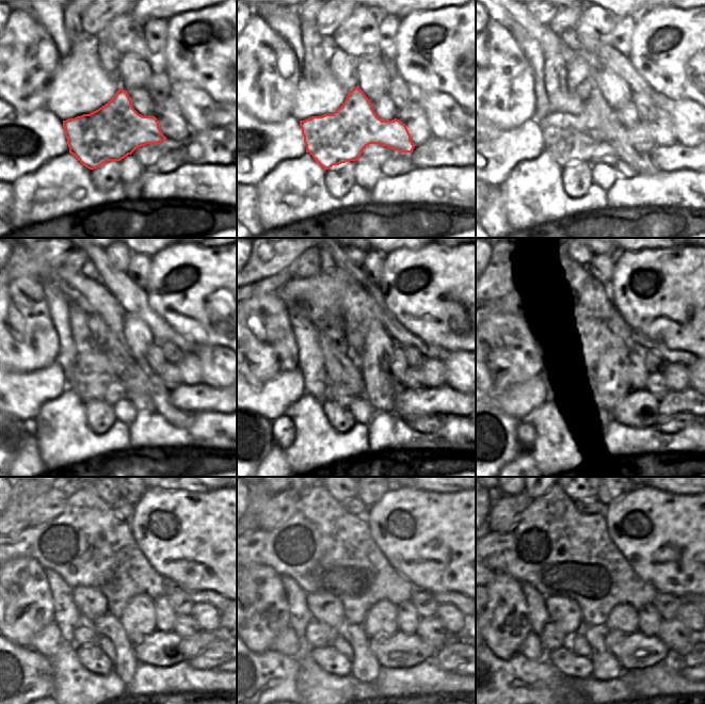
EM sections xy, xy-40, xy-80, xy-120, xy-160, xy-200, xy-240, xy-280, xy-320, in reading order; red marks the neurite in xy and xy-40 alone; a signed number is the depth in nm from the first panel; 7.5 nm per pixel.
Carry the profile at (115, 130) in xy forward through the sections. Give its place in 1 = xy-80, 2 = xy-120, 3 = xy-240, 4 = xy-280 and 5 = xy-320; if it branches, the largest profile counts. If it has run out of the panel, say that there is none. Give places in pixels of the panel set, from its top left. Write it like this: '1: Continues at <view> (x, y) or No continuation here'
1: Continues at xy-80 (570, 139)
2: Continues at xy-120 (96, 377)
3: Continues at xy-240 (185, 625)
4: Continues at xy-280 (431, 629)
5: Continues at xy-320 (674, 634).

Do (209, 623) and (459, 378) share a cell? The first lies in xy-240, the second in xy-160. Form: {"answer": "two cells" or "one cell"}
{"answer": "two cells"}

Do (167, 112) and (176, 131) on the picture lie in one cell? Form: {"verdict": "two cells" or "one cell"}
{"verdict": "one cell"}

